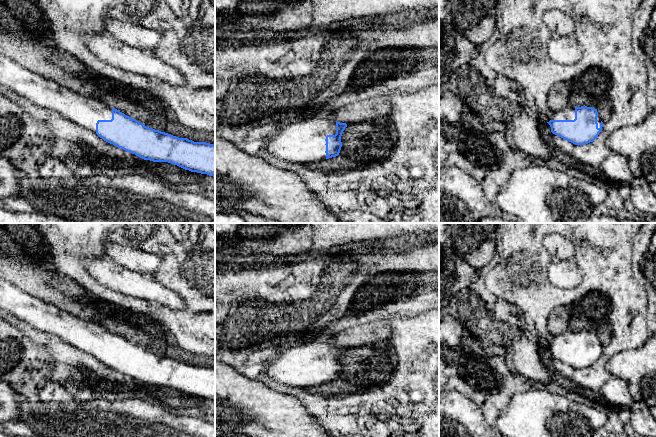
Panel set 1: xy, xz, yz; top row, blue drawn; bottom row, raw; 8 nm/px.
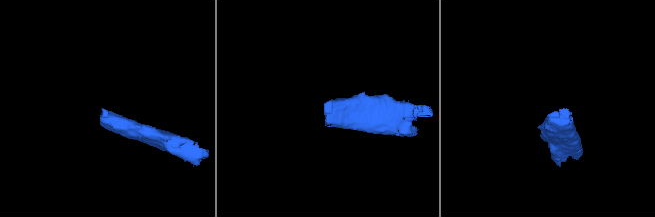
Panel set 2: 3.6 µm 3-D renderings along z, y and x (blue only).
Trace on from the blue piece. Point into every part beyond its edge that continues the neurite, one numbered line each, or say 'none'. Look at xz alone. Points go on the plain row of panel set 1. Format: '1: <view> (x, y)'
1: xz (303, 366)

